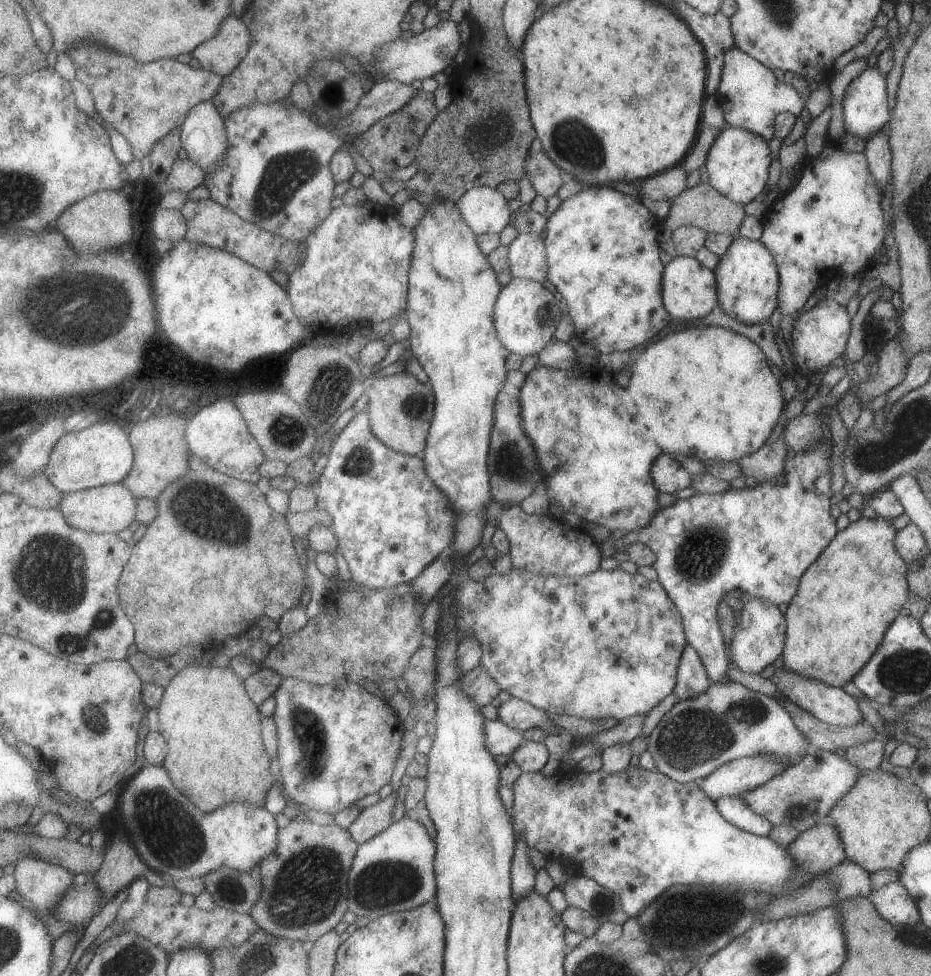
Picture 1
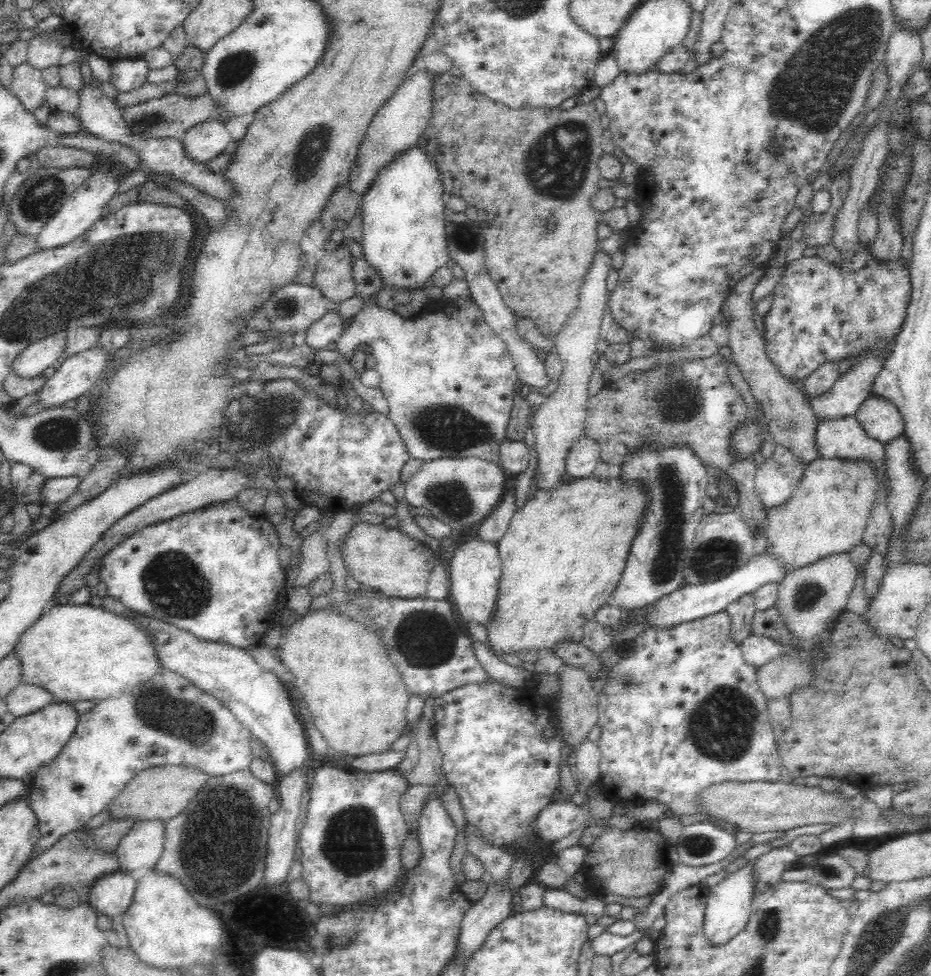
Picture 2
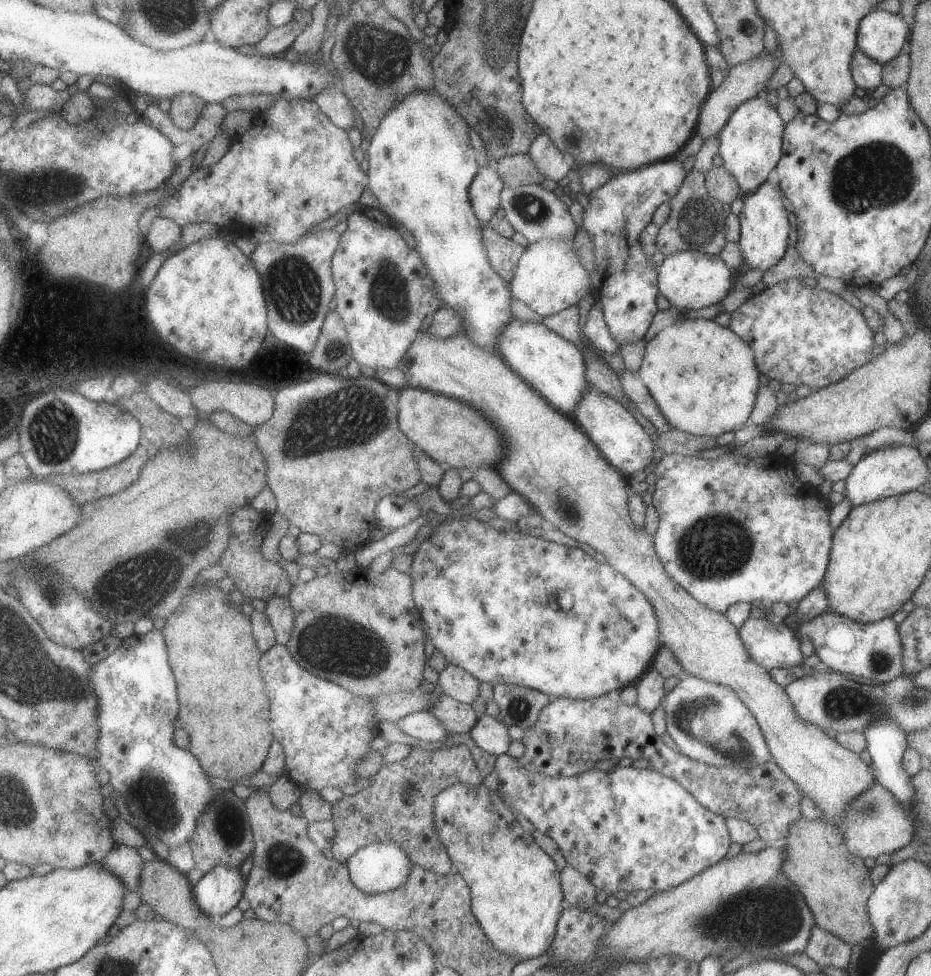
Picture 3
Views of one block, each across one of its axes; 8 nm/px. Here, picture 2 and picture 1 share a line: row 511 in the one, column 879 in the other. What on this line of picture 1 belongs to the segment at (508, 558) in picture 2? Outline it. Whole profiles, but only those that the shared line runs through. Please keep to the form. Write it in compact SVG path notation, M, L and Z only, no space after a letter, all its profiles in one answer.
M860 516L843 530L837 531L831 542L803 572L797 592L787 605L784 615L786 627L782 668L841 687L851 681L855 673L871 658L891 621L907 605L909 593L907 564L901 560L899 552L895 552L893 539L897 530L891 526L889 520L881 516Z

